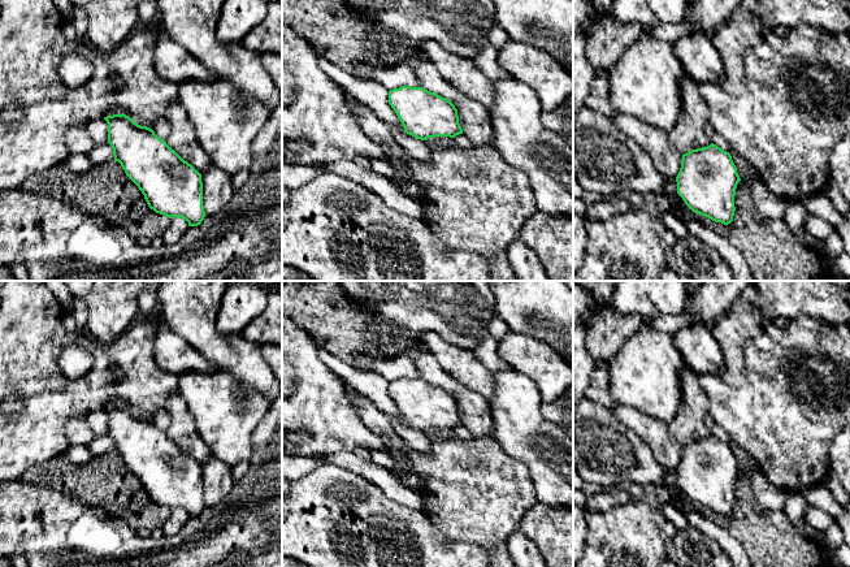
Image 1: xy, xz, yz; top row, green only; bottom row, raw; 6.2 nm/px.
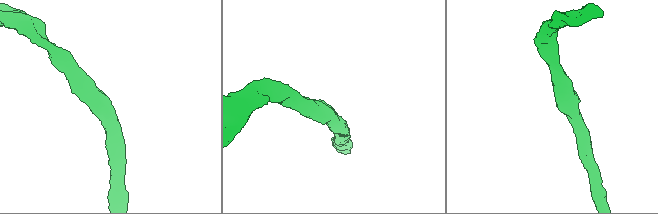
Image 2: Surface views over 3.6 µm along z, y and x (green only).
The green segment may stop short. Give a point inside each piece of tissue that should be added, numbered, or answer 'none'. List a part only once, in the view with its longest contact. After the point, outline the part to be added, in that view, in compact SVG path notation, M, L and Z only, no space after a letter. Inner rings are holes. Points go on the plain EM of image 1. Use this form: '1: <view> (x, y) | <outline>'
none

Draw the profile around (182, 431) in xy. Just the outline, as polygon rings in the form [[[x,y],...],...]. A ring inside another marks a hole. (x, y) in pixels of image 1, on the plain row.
[[[173,393],[166,401],[166,410],[170,417],[166,436],[174,441],[185,453],[191,455],[200,466],[212,455],[208,445],[201,440],[194,424],[186,402],[179,393]]]

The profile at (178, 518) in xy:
[[[172,508],[169,518],[164,523],[162,532],[164,536],[173,537],[178,534],[188,521],[188,514],[182,508]]]

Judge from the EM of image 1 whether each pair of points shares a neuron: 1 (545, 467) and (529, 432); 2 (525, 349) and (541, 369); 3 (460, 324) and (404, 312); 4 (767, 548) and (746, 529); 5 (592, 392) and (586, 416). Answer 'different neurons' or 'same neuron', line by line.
1: same neuron
2: same neuron
3: same neuron
4: same neuron
5: different neurons

